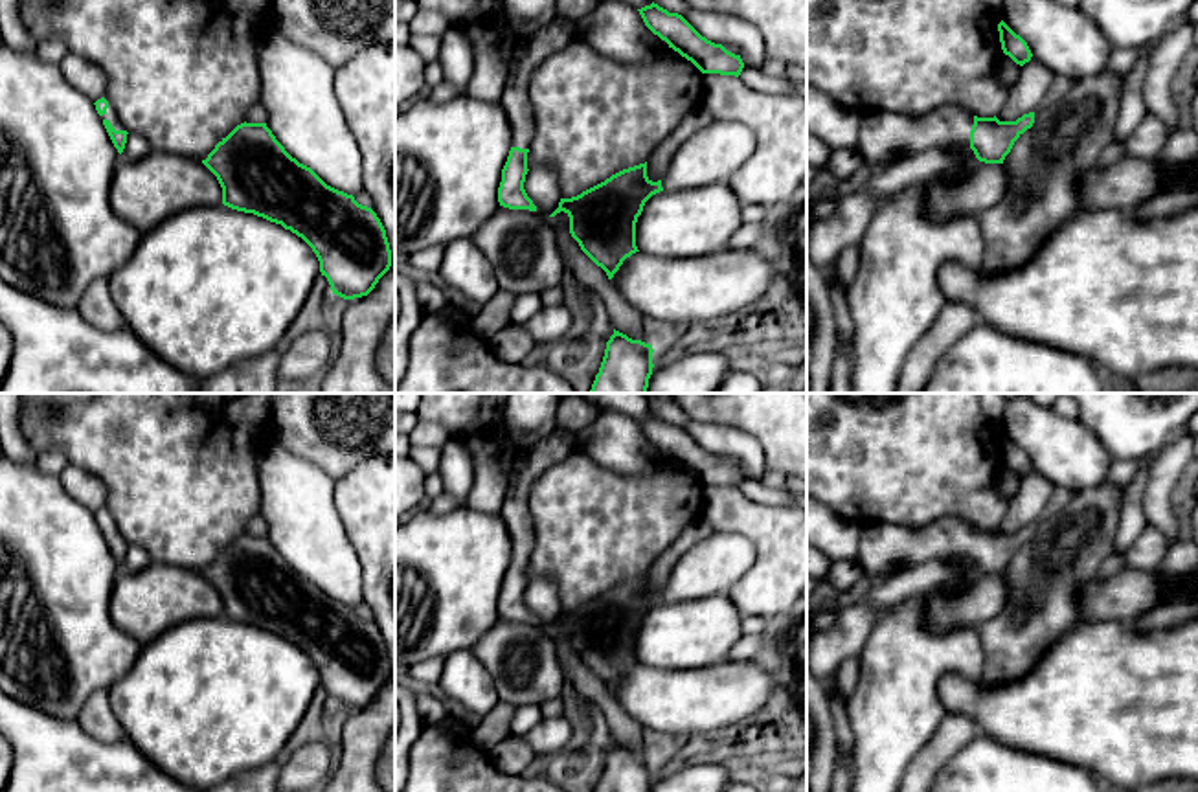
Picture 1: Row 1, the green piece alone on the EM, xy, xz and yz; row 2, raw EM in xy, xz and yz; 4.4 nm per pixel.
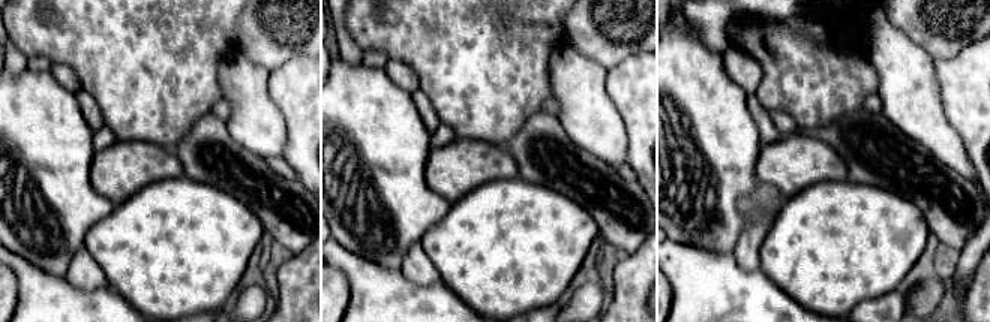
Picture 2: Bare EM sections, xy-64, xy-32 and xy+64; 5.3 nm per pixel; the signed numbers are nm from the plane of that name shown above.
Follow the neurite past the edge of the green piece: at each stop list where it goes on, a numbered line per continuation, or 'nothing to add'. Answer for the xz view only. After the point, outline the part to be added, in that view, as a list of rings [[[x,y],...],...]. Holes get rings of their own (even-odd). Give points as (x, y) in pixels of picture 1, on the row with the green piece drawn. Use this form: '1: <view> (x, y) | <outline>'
1: xz (530, 50) | [[[555,22],[520,37],[513,46],[509,77],[500,99],[511,125],[511,145],[529,149],[535,136],[535,114],[527,94],[529,77],[538,62],[573,40],[568,22]]]

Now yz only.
1: yz (884, 136) | [[[948,105],[924,116],[910,118],[886,110],[860,112],[856,149],[873,169],[906,160],[930,149],[970,147],[974,116]]]

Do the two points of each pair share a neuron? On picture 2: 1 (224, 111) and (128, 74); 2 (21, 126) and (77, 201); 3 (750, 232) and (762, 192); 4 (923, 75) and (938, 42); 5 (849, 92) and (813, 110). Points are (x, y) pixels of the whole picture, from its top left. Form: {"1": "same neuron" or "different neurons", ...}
{"1": "different neurons", "2": "same neuron", "3": "same neuron", "4": "different neurons", "5": "same neuron"}

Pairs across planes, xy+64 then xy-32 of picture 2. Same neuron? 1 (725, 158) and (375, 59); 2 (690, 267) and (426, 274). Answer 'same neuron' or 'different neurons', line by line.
1: different neurons
2: different neurons

